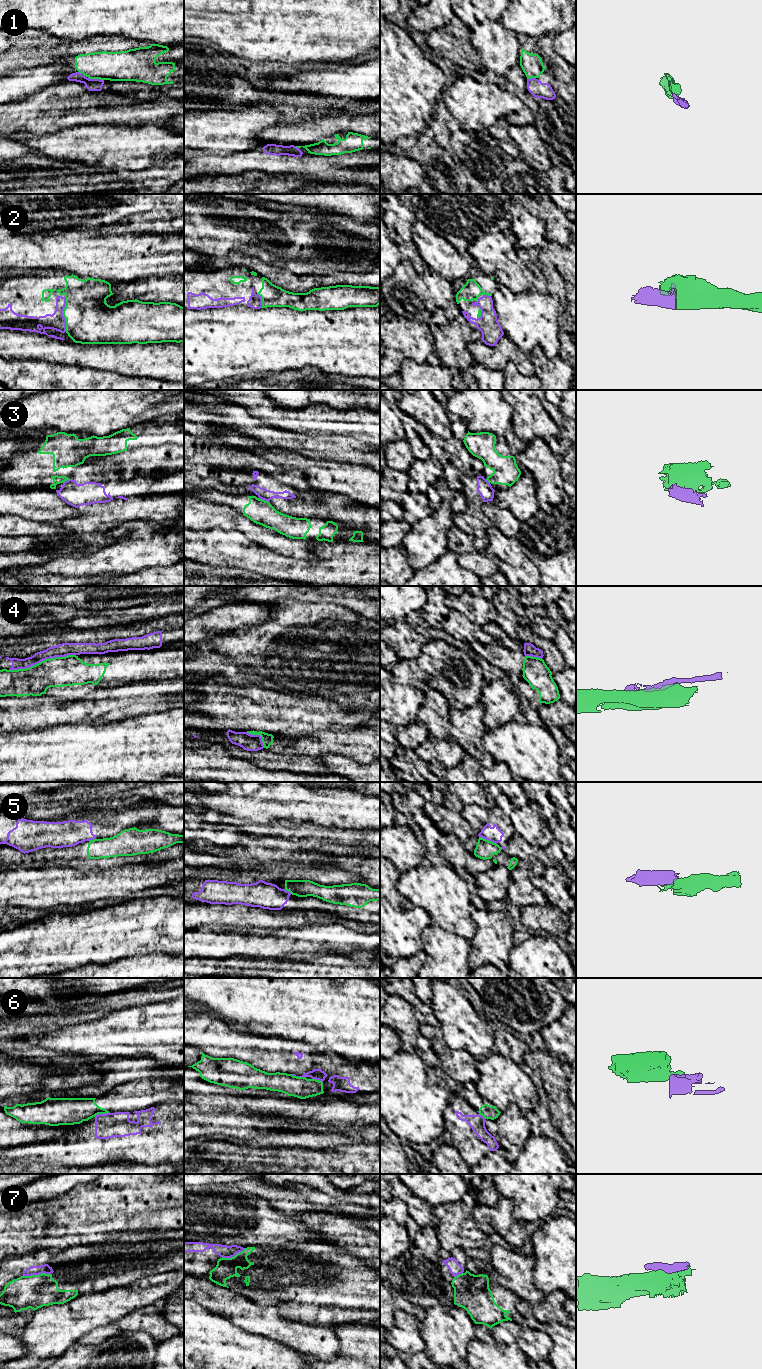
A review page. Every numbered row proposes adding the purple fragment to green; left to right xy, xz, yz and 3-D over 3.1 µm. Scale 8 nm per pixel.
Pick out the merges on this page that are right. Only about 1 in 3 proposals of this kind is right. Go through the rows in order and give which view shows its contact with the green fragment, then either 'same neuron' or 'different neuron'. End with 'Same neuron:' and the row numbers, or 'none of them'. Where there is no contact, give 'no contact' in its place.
1: xy | different neuron
2: xy | same neuron
3: xz | different neuron
4: xy | different neuron
5: yz | different neuron
6: xy | different neuron
7: xy | different neuron
Same neuron: 2

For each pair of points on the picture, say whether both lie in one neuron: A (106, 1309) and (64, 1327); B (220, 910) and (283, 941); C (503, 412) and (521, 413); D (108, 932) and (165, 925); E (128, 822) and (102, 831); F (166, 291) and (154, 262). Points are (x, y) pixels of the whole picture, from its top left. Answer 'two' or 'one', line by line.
A: one
B: two
C: two
D: one
E: one
F: two

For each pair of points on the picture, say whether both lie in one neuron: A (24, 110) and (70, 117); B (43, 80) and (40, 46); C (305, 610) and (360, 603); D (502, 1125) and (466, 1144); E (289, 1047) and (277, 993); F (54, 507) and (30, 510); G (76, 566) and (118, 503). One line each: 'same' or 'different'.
A: same
B: different
C: different
D: different
E: different
F: same
G: different

